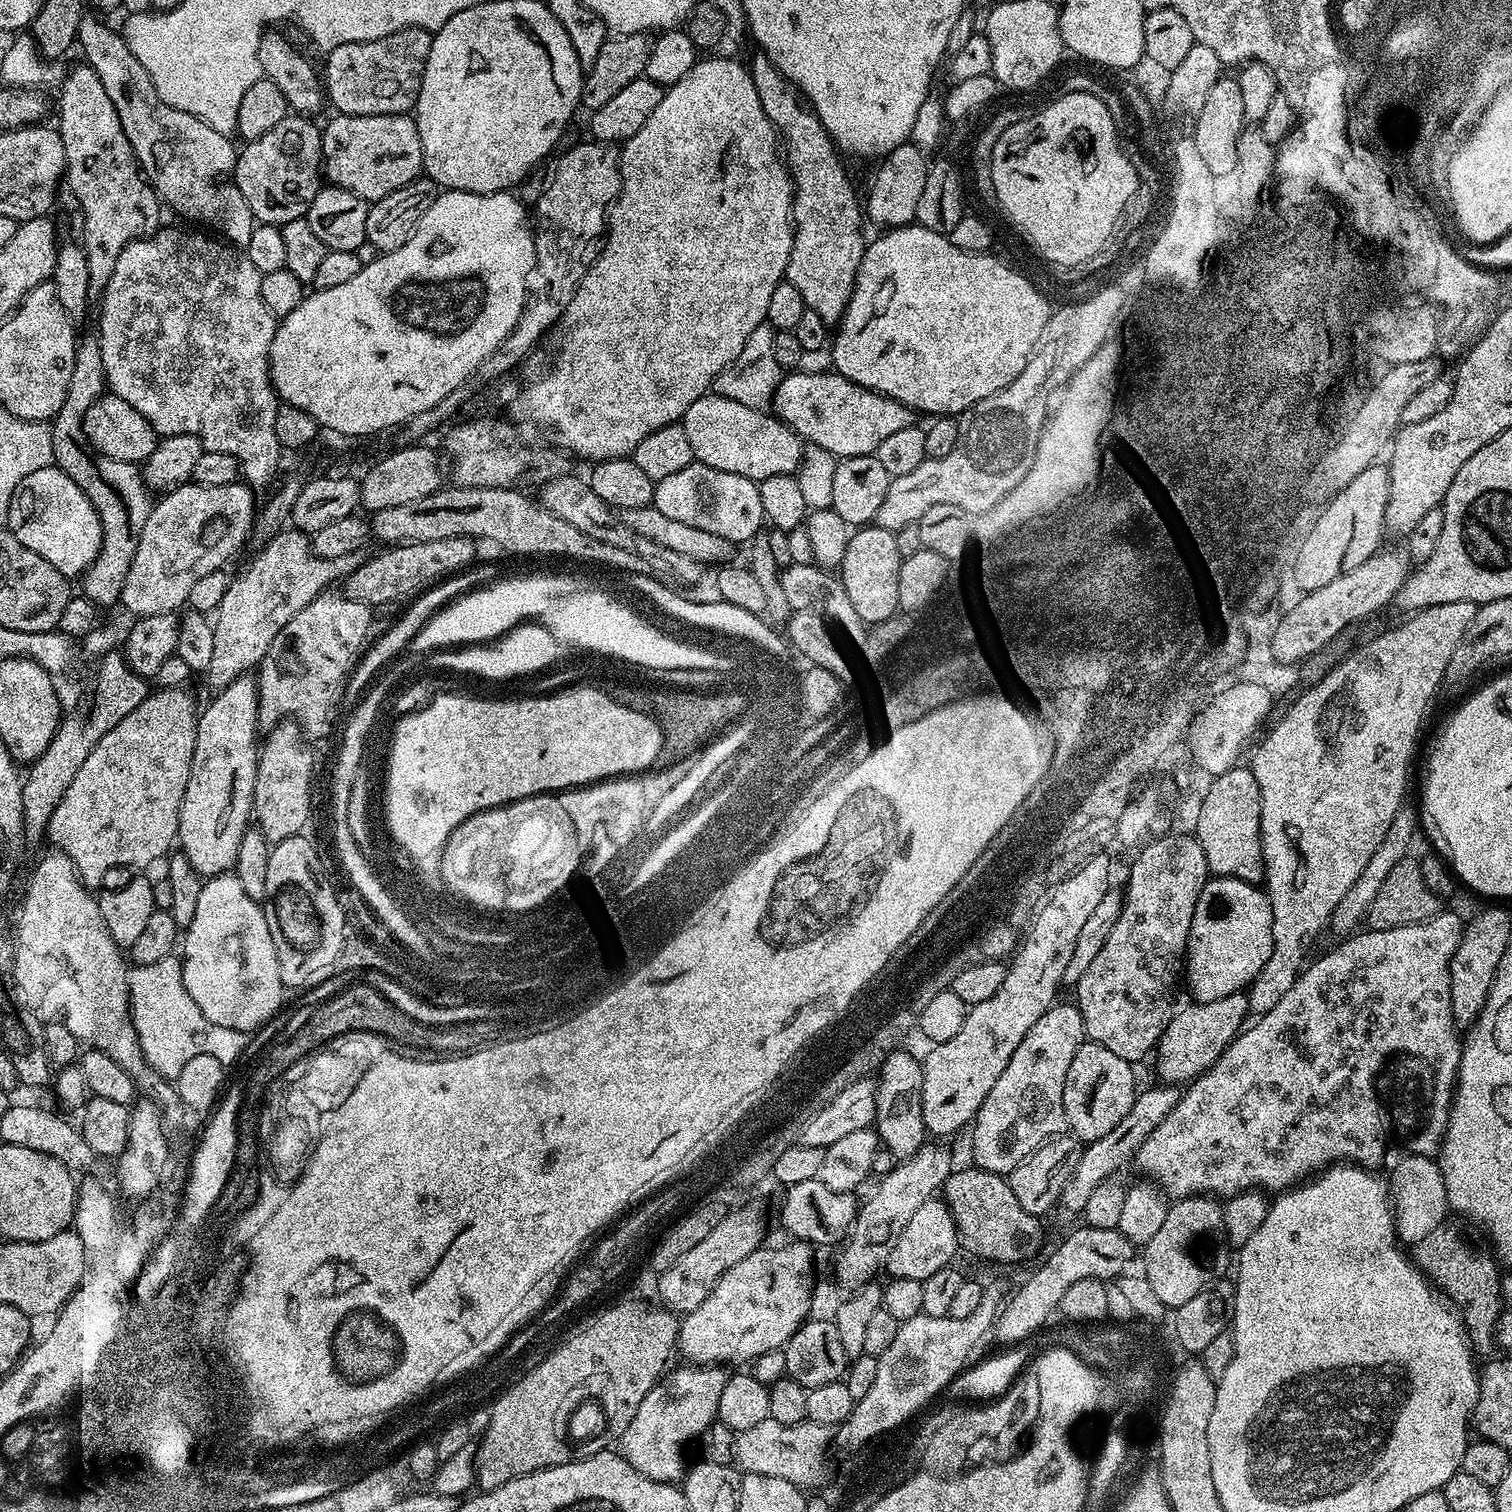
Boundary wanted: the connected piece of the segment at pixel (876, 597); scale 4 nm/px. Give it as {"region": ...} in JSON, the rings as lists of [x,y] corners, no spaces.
{"region":[[[860,526],[851,533],[845,556],[838,567],[838,579],[843,584],[854,610],[868,624],[890,619],[899,609],[898,578],[900,562],[896,533],[875,526]]]}

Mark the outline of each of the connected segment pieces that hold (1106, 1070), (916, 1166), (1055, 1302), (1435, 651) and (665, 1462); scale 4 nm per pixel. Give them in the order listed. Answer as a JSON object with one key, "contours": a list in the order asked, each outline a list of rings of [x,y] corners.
{"contours":[[[[1086,1042],[1080,1047],[1074,1062],[1070,1062],[1070,1070],[1066,1070],[1066,1086],[1062,1090],[1064,1123],[1071,1135],[1081,1142],[1097,1140],[1110,1134],[1126,1118],[1138,1095],[1136,1072],[1132,1068],[1135,1067],[1126,1058],[1118,1058],[1106,1046]]],[[[925,1143],[924,1147],[919,1148],[909,1160],[897,1163],[896,1168],[890,1170],[890,1174],[879,1177],[880,1185],[873,1190],[872,1197],[865,1204],[863,1201],[859,1205],[856,1221],[852,1223],[852,1231],[848,1233],[843,1243],[844,1250],[840,1254],[840,1261],[836,1264],[836,1280],[842,1287],[855,1290],[864,1284],[873,1283],[877,1279],[876,1275],[887,1265],[890,1250],[894,1250],[903,1228],[906,1227],[906,1222],[910,1222],[910,1217],[918,1211],[918,1206],[922,1206],[922,1202],[933,1199],[943,1189],[948,1176],[954,1171],[954,1164],[951,1154],[940,1144],[943,1143]]],[[[1079,1226],[1048,1257],[1044,1260],[1044,1265],[1013,1294],[1009,1295],[1006,1300],[1006,1307],[995,1317],[994,1336],[1000,1343],[1000,1346],[1013,1346],[1031,1341],[1036,1331],[1047,1322],[1053,1315],[1057,1315],[1060,1303],[1062,1302],[1062,1294],[1066,1294],[1069,1286],[1074,1286],[1074,1282],[1082,1280],[1103,1280],[1112,1282],[1117,1279],[1125,1271],[1124,1268],[1132,1260],[1132,1255],[1137,1255],[1137,1245],[1130,1242],[1130,1238],[1126,1238],[1126,1234],[1122,1234],[1119,1228],[1111,1228],[1110,1230],[1098,1230],[1098,1226]]],[[[1442,602],[1438,606],[1423,608],[1420,612],[1411,613],[1397,628],[1368,640],[1357,652],[1349,651],[1339,662],[1332,665],[1322,679],[1315,681],[1288,709],[1284,717],[1267,729],[1268,737],[1255,745],[1256,753],[1252,756],[1250,767],[1254,778],[1260,787],[1260,805],[1262,818],[1260,819],[1260,841],[1262,842],[1262,856],[1264,858],[1264,878],[1268,901],[1272,904],[1272,953],[1262,966],[1262,970],[1252,980],[1246,989],[1248,1011],[1253,1017],[1259,1018],[1274,1010],[1278,1002],[1290,991],[1290,986],[1299,978],[1306,961],[1309,959],[1308,947],[1315,942],[1328,926],[1328,919],[1334,914],[1334,906],[1345,896],[1346,890],[1358,882],[1358,874],[1366,870],[1366,862],[1374,858],[1374,850],[1386,838],[1386,830],[1390,830],[1390,822],[1394,822],[1394,814],[1405,803],[1404,791],[1408,788],[1408,771],[1412,768],[1412,755],[1416,752],[1416,739],[1420,736],[1420,727],[1424,724],[1424,715],[1428,712],[1428,703],[1436,691],[1441,691],[1444,683],[1444,671],[1450,662],[1450,654],[1458,650],[1458,642],[1462,642],[1462,634],[1470,626],[1476,613],[1477,604],[1474,602]]],[[[684,1366],[688,1368],[673,1367],[663,1378],[656,1381],[650,1394],[642,1398],[642,1406],[638,1406],[638,1414],[634,1414],[630,1426],[620,1435],[618,1441],[618,1451],[621,1456],[638,1470],[646,1478],[650,1478],[659,1484],[676,1484],[683,1481],[686,1471],[684,1455],[688,1452],[688,1447],[695,1445],[699,1441],[700,1435],[716,1420],[718,1410],[718,1398],[722,1398],[722,1390],[726,1386],[729,1373],[720,1366]]]]}

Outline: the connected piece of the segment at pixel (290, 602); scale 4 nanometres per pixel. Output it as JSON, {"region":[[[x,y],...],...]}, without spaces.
{"region":[[[299,530],[279,532],[267,537],[266,543],[241,576],[233,575],[229,579],[226,598],[216,607],[212,626],[214,655],[206,673],[212,690],[230,686],[234,678],[251,673],[270,650],[274,638],[278,638],[282,626],[315,596],[321,595],[335,576],[349,576],[361,561],[354,552],[333,560],[316,556],[309,537]]]}

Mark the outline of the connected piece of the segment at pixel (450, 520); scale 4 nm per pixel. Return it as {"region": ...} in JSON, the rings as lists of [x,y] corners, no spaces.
{"region":[[[442,486],[434,494],[426,494],[426,498],[418,498],[418,502],[405,502],[403,506],[390,506],[390,510],[378,510],[371,513],[370,532],[373,537],[384,542],[396,544],[413,544],[414,542],[430,542],[455,536],[471,536],[477,541],[493,540],[501,544],[508,552],[517,552],[520,556],[569,556],[572,560],[589,560],[592,564],[609,564],[612,568],[625,568],[628,572],[643,573],[646,561],[638,554],[628,553],[625,549],[610,546],[610,542],[602,542],[582,530],[578,526],[570,526],[562,518],[550,514],[535,499],[523,496],[523,491],[510,488],[457,488]]]}

